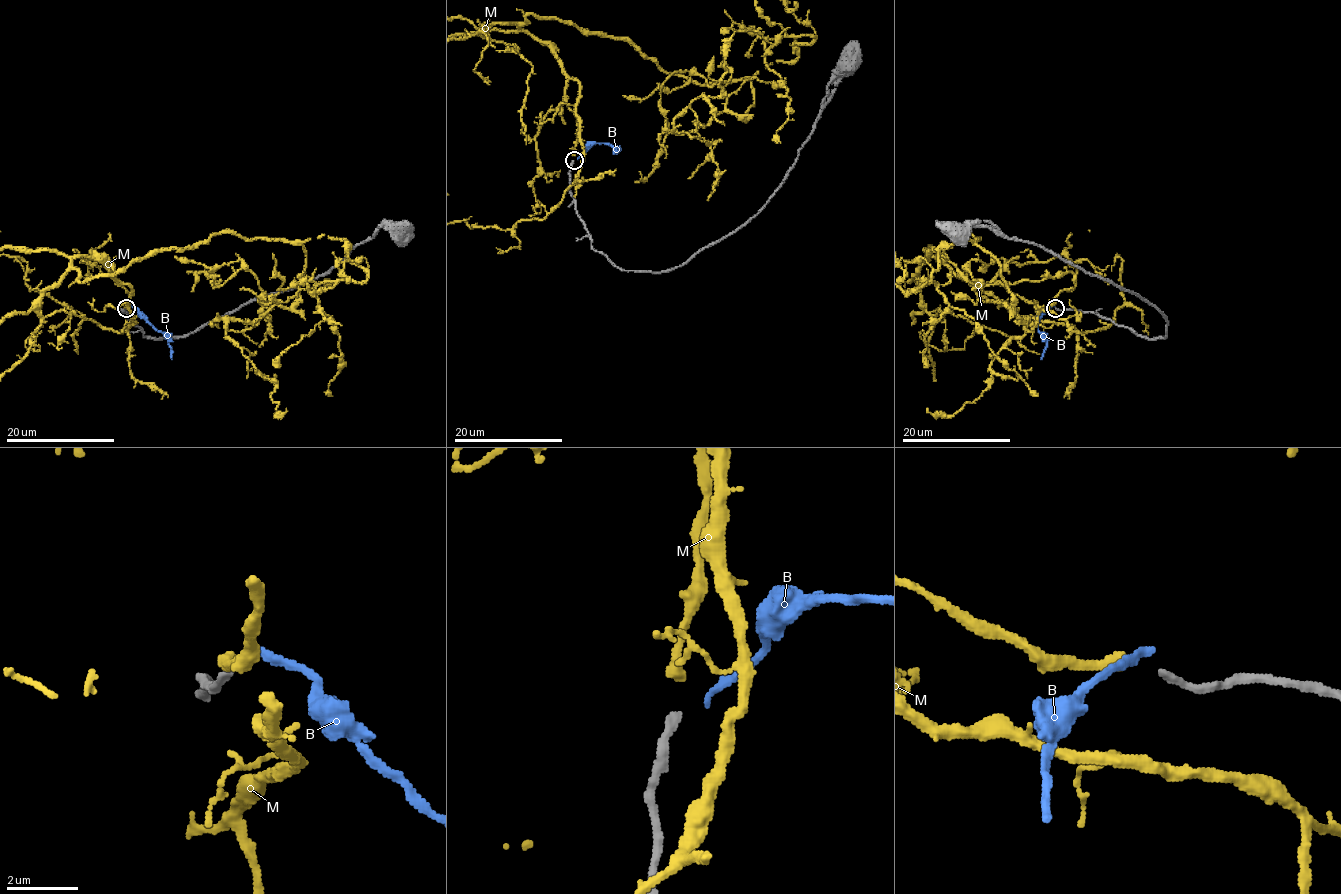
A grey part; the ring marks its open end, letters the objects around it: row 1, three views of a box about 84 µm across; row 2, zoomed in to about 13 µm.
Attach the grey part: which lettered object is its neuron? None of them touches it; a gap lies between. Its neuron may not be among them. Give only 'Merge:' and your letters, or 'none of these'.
Merge: M

